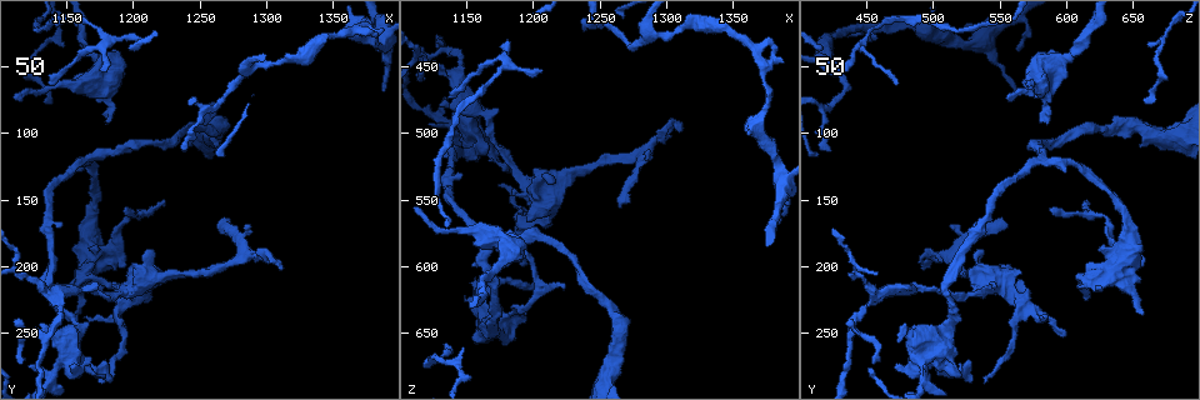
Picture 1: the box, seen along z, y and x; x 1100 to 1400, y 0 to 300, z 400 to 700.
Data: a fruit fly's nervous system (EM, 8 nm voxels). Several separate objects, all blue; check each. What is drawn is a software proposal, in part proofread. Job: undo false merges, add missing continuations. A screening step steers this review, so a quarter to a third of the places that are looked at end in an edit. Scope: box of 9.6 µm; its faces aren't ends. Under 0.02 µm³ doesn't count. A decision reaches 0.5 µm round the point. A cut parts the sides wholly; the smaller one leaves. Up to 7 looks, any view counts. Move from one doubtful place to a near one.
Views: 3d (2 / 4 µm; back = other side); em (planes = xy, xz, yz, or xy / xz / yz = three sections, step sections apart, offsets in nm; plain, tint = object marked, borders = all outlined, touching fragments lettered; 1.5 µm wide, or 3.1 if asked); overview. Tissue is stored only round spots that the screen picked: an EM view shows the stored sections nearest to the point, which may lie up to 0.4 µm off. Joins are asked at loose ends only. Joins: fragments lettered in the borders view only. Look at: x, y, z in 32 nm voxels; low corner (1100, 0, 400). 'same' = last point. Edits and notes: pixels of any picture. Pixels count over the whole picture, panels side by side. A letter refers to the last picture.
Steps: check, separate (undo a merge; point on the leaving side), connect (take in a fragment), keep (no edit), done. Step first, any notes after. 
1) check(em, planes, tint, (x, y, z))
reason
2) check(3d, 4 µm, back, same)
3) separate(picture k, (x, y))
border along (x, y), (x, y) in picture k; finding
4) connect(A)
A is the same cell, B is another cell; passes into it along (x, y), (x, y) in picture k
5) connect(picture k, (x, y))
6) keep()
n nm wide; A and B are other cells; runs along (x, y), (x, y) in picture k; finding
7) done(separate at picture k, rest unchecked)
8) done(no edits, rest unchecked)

check(3d, 4 µm, (1382, 24, 434))
an open end

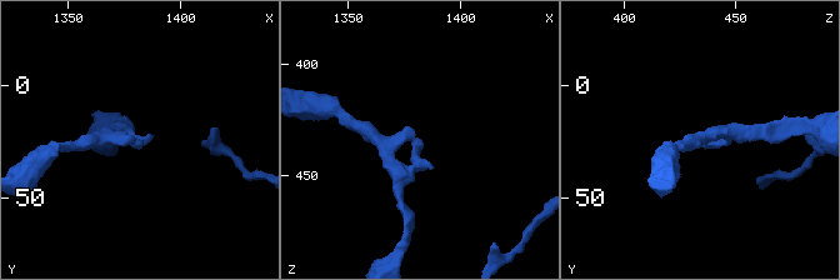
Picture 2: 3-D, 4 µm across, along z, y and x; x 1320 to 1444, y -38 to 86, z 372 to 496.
check(em, planes, tint, (1383, 26, 436))

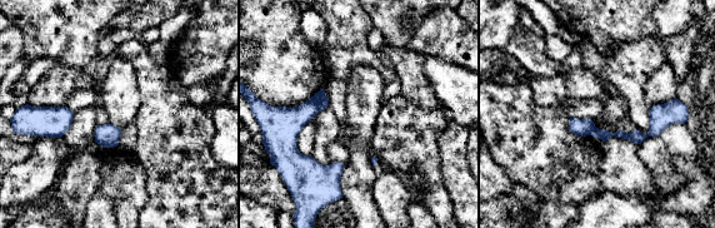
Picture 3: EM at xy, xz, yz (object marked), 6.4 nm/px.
check(em, planes, borders, same)

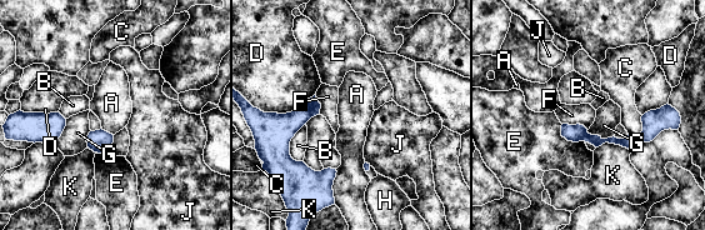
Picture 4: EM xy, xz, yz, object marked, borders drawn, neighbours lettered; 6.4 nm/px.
keep()
A, B, C, D, E, F, G, H, J and K are other cells; runs along (663, 116), (638, 141), (564, 133) in picture 4; no lettered fragment goes on from it

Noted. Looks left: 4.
check(3d, 4 µm, (1156, 276, 470))
free end

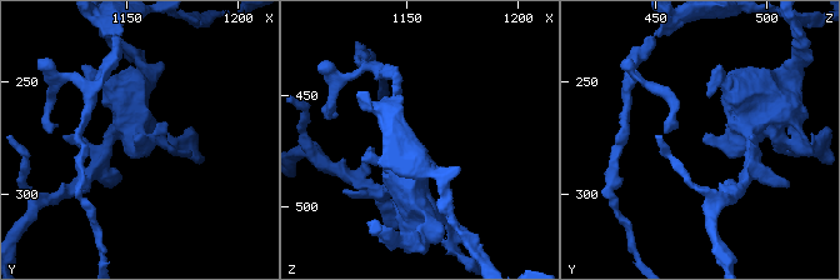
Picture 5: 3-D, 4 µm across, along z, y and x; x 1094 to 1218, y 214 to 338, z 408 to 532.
check(em, planes, borders, (1155, 274, 472))

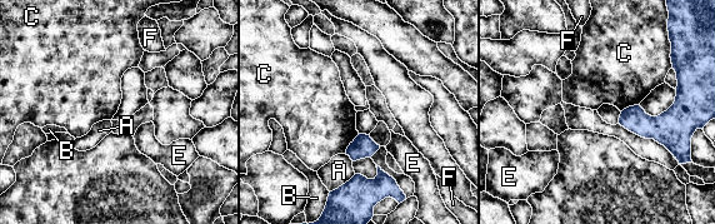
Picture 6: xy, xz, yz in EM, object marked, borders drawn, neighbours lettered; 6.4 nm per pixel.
keep()
A touches over 200 nm; A, B, C, E and F are other cells; no lettered fragment goes on from it

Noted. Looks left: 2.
done(no edits, rest unchecked)

